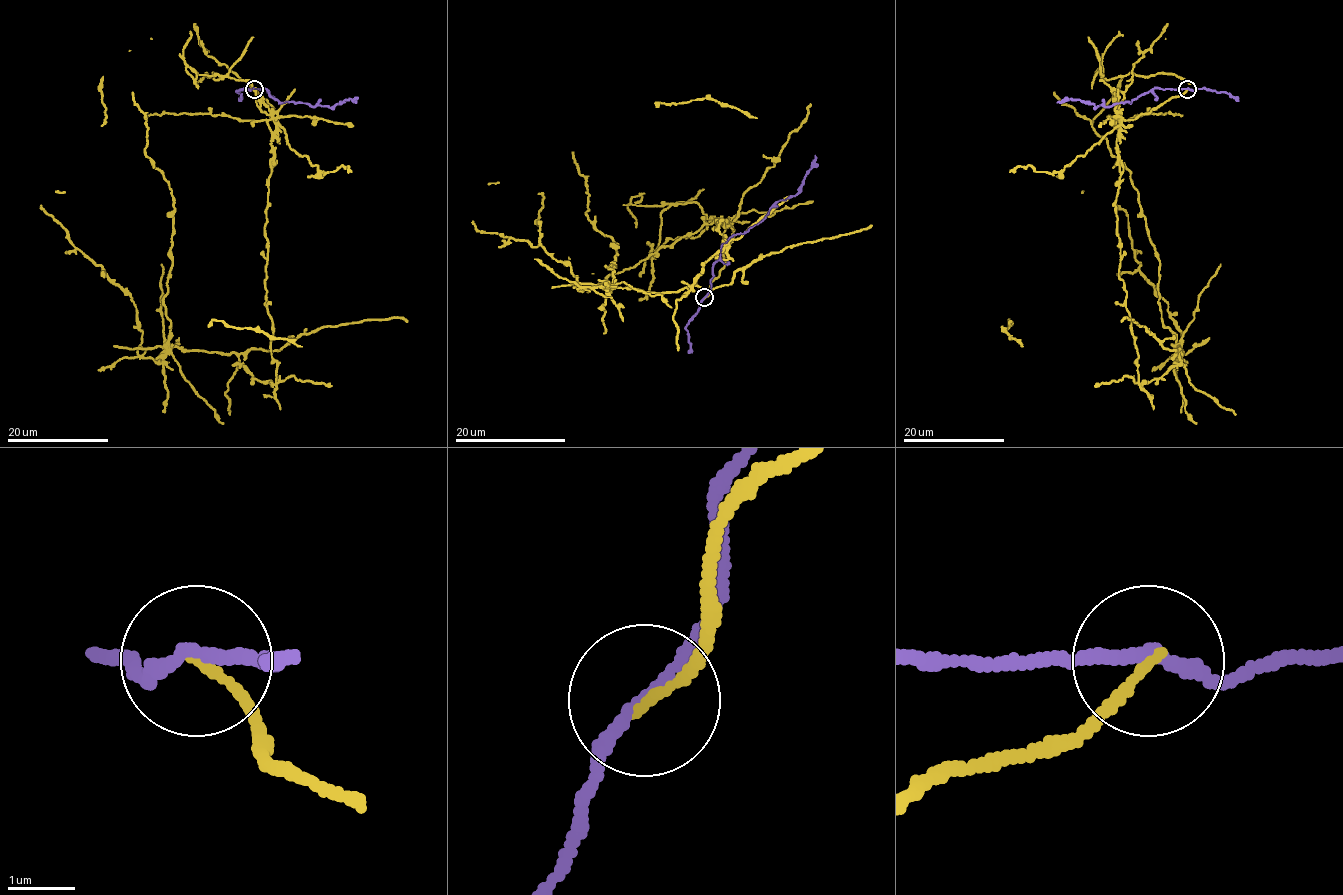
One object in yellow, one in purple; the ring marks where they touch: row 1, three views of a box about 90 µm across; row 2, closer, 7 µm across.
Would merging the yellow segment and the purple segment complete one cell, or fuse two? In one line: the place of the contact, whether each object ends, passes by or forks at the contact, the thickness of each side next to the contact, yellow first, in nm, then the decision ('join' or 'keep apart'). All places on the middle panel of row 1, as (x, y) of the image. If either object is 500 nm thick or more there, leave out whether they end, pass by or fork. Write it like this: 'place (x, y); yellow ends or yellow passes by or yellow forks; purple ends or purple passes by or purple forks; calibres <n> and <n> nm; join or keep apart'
place (704, 297); yellow ends; purple passes by; calibres 160 and 180 nm; keep apart

